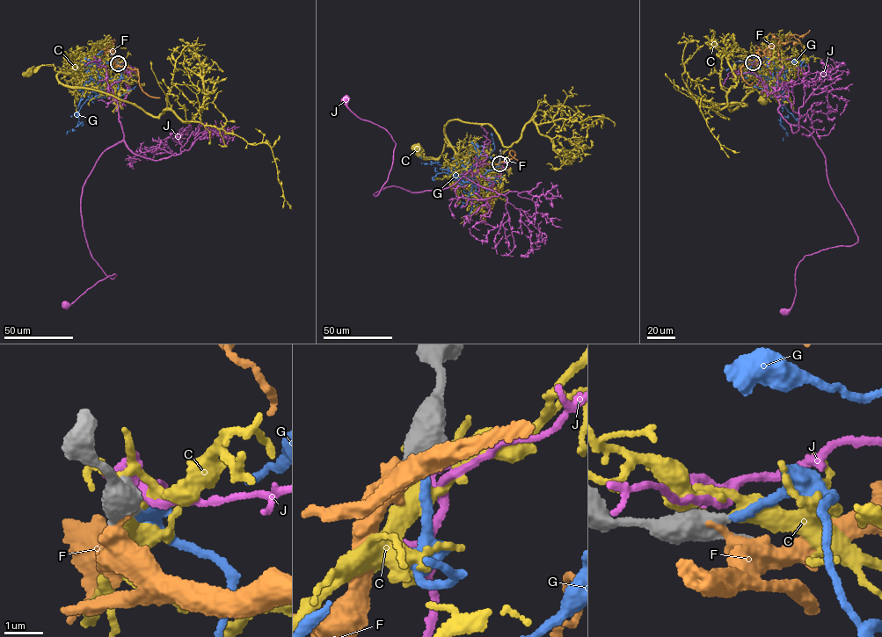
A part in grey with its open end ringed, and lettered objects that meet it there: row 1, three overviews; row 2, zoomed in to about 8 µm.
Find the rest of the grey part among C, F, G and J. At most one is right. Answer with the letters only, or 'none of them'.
G

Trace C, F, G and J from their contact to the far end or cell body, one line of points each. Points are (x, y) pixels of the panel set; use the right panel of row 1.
C: (753, 62), (763, 68), (774, 63), (766, 84), (746, 91), (765, 83), (769, 94), (765, 99)
F: (753, 62), (760, 61), (764, 50), (776, 44), (781, 38), (790, 35), (802, 36), (810, 30)
G: (753, 62), (782, 92), (767, 88), (769, 79), (780, 98), (783, 74), (765, 58)
J: (752, 61), (777, 84), (778, 112), (822, 152), (858, 239), (804, 256), (784, 312)

